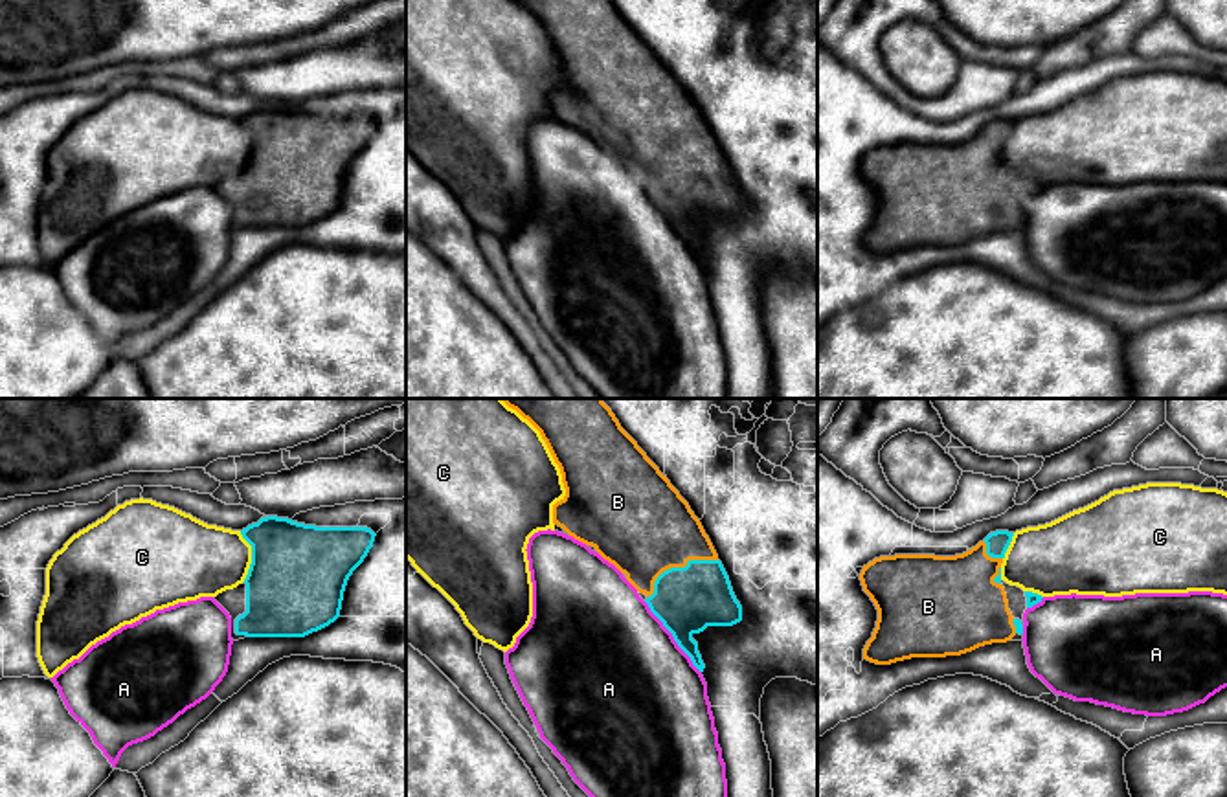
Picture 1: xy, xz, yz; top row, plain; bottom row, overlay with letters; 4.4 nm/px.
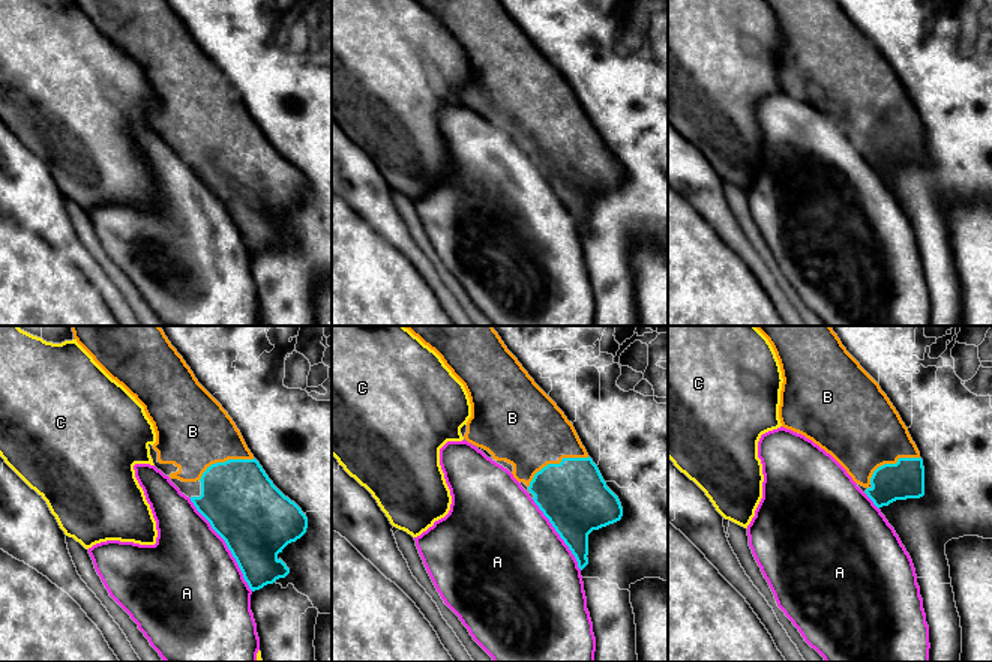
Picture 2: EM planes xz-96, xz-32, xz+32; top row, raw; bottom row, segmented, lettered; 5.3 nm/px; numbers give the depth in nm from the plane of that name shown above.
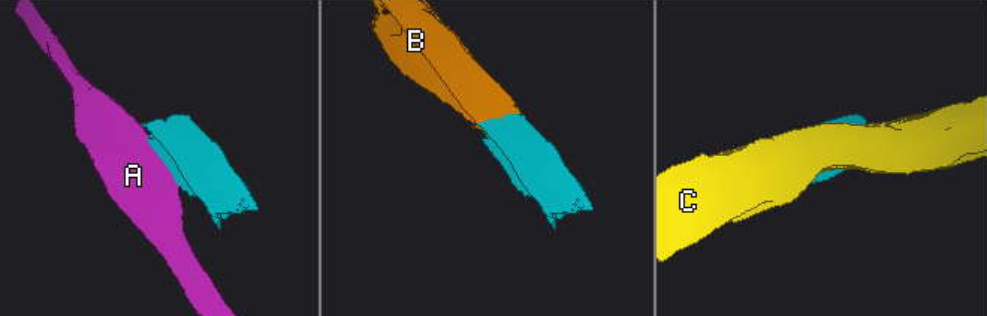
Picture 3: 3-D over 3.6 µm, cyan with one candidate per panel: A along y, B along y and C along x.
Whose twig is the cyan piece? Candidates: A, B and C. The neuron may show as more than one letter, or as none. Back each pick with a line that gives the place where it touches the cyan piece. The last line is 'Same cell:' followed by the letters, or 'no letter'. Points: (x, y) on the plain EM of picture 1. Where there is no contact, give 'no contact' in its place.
B: contact xz (676, 157)
Same cell: B

